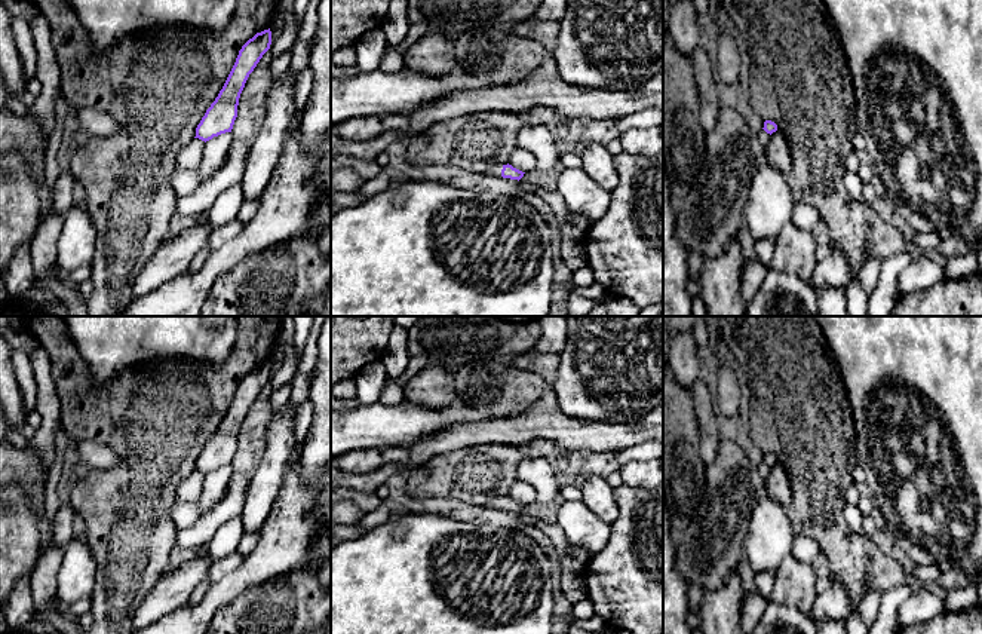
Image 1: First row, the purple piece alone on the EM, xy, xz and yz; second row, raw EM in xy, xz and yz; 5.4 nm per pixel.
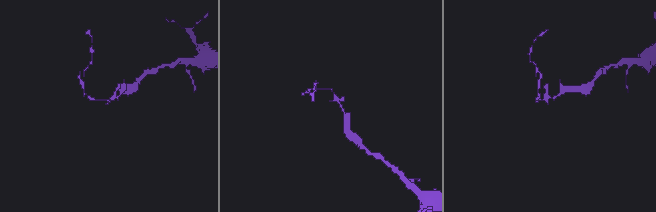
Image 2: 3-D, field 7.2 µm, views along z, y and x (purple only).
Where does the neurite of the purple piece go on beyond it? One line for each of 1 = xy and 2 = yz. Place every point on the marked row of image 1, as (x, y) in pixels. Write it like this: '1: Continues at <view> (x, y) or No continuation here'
1: No continuation here
2: No continuation here

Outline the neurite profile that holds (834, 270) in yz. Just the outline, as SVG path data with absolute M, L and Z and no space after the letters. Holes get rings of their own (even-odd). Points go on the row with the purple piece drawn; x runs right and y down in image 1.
M832 249L826 258L819 261L811 275L810 285L819 288L846 288L850 282L850 264L846 257Z

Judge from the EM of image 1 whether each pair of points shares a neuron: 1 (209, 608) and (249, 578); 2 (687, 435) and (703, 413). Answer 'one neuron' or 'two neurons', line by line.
1: one neuron
2: two neurons

